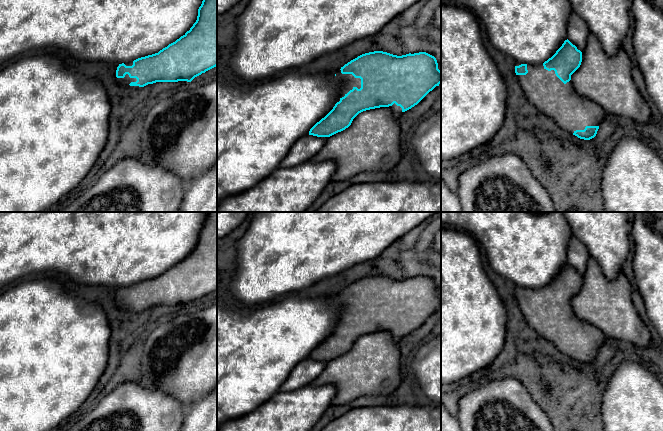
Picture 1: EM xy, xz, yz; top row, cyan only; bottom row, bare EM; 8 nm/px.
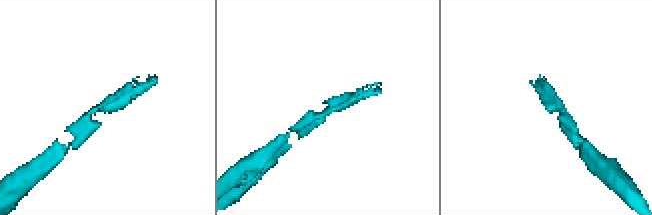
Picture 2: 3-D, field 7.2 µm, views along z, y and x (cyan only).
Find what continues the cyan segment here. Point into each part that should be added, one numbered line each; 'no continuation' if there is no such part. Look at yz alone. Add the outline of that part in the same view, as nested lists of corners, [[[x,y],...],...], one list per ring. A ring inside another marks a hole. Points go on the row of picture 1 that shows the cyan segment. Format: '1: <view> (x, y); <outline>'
1: yz (561, 102); [[[527,64],[527,70],[526,75],[517,75],[517,78],[527,100],[538,112],[552,118],[561,129],[571,134],[576,130],[584,130],[586,126],[601,125],[604,110],[592,100],[578,94],[571,81],[564,84],[554,70],[546,70],[543,64]]]

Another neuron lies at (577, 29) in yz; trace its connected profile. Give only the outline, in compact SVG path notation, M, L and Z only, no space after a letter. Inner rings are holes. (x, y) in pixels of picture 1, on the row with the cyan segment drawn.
M572 11L566 23L566 30L568 40L582 52L587 44L590 32L586 21Z

